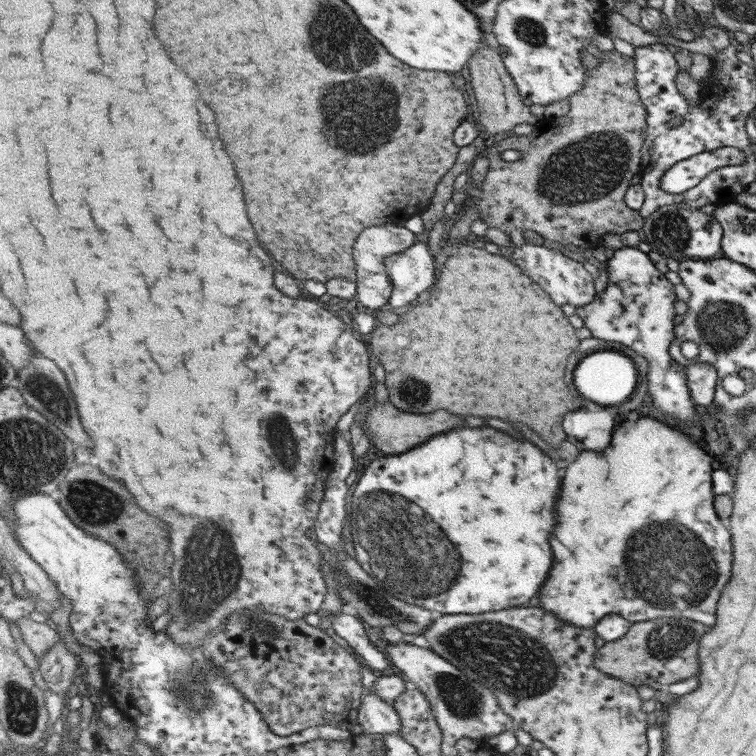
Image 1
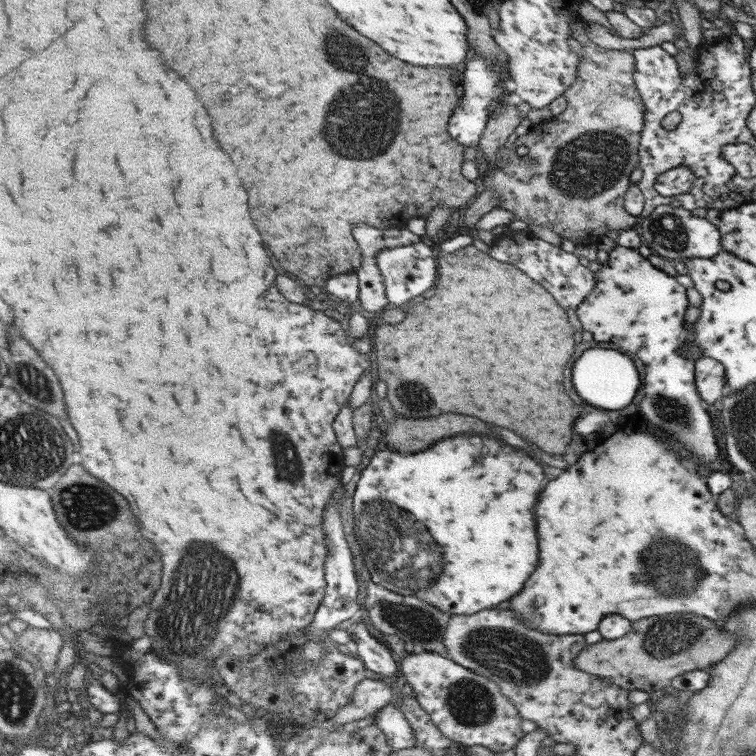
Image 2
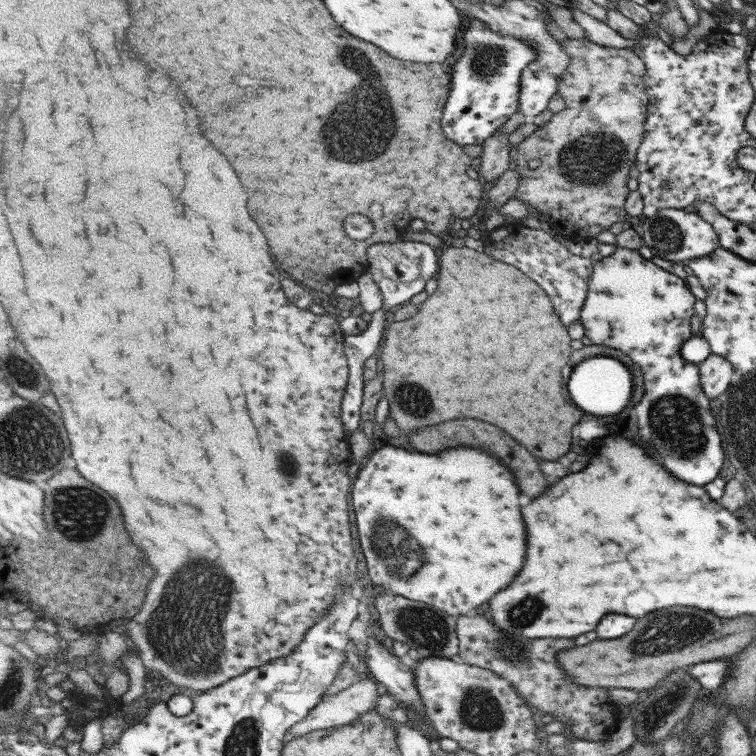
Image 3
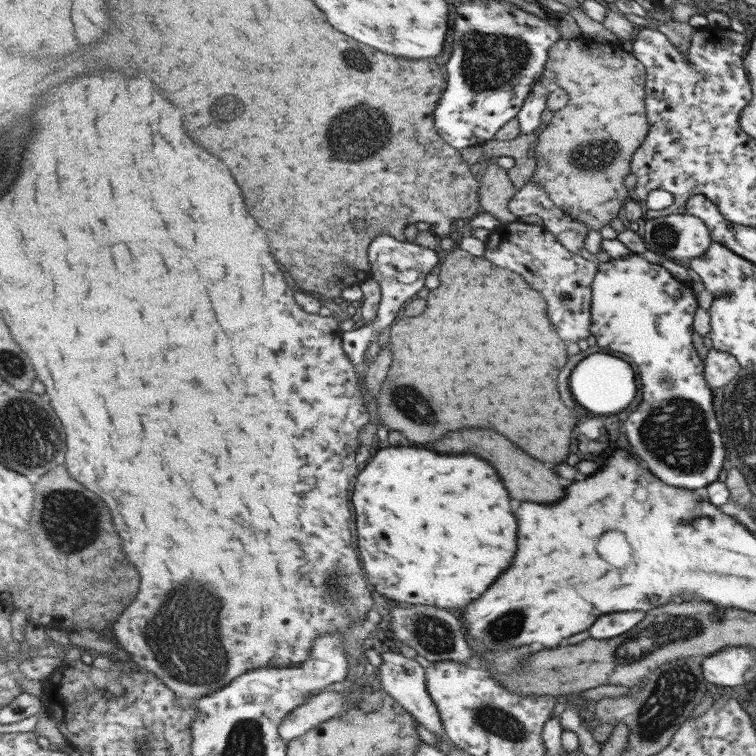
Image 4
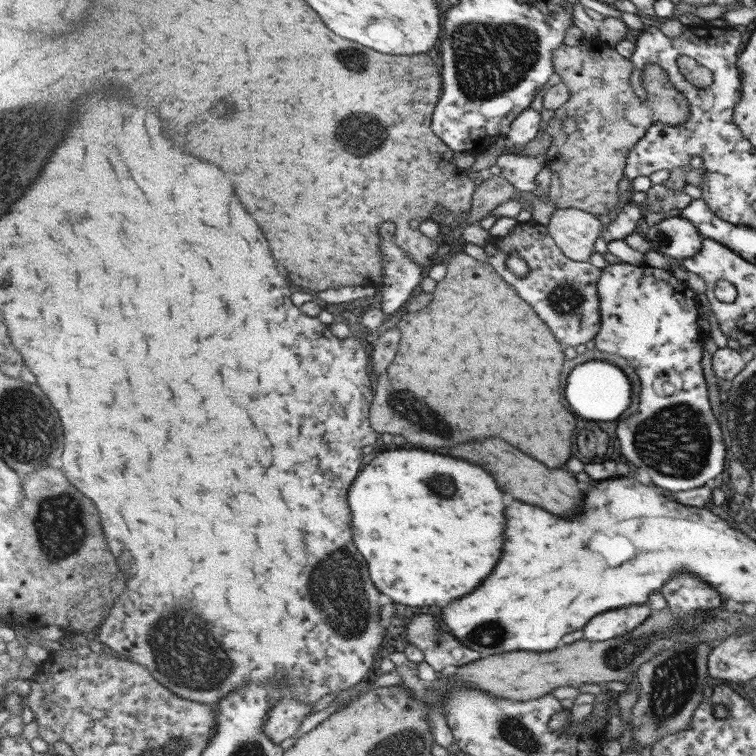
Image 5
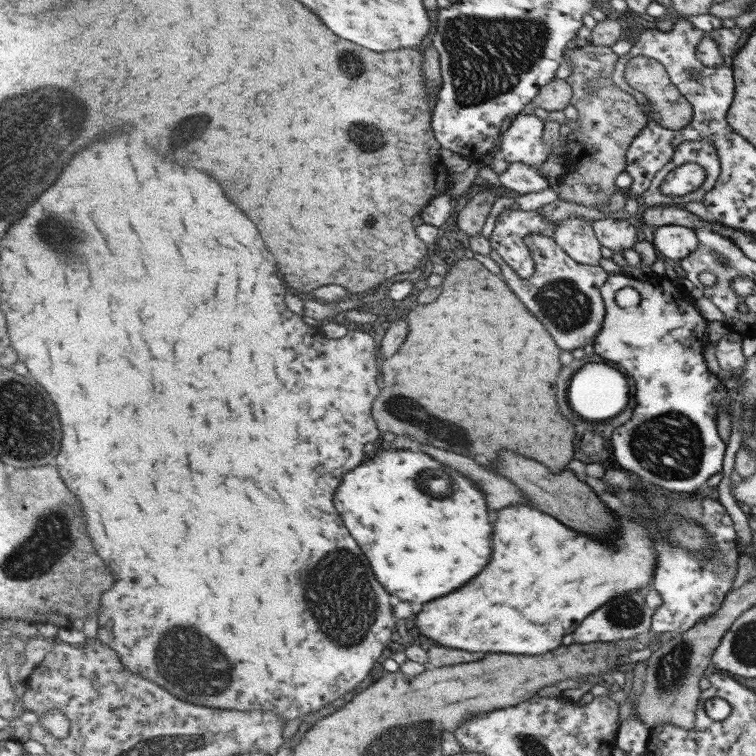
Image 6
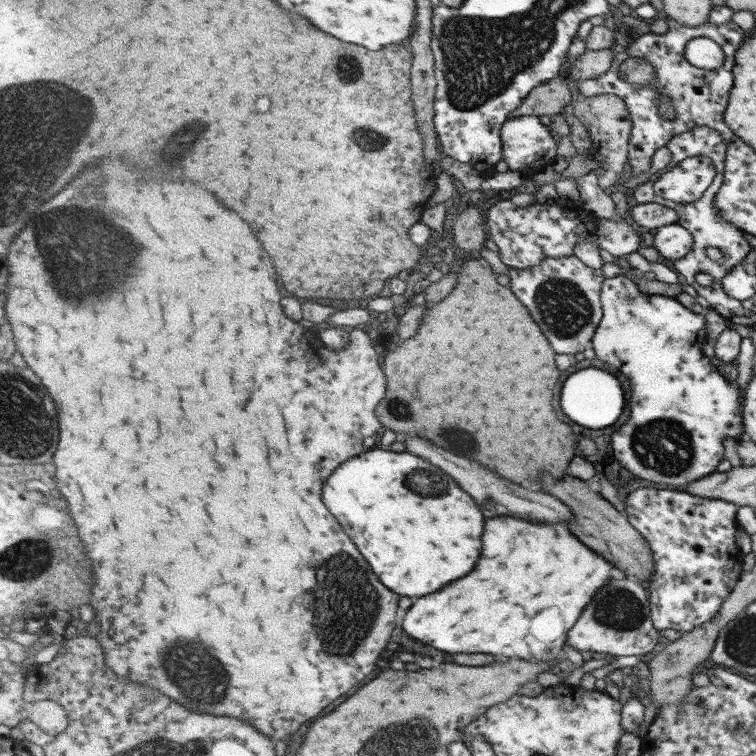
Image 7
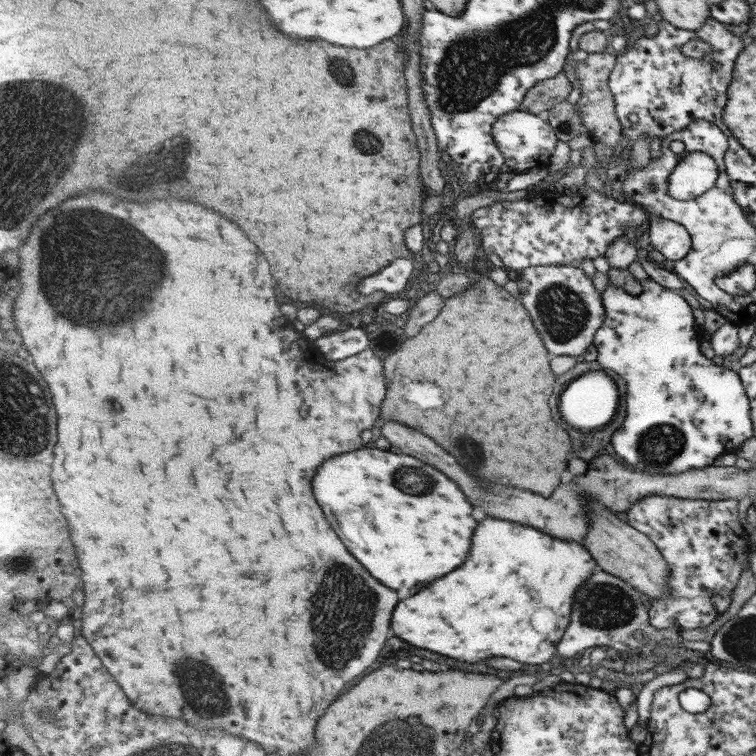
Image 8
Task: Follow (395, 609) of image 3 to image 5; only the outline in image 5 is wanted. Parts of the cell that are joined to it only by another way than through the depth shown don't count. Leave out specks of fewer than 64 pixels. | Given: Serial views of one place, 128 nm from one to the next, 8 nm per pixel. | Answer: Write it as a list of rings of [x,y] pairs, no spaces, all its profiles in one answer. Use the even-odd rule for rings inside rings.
[[[435,614],[412,616],[408,624],[404,625],[404,636],[407,642],[416,645],[424,653],[424,661],[433,667],[437,673],[465,666],[481,658],[481,654],[477,650],[471,650],[457,636],[453,636],[449,632],[449,628],[441,622],[441,618]]]

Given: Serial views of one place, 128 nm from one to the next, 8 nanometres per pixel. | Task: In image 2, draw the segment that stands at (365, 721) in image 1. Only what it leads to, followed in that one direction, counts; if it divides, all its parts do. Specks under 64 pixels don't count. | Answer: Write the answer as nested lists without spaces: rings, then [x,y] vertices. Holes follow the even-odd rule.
[[[389,704],[378,710],[374,714],[374,724],[388,736],[395,750],[416,746],[414,730],[410,722],[403,711],[395,705]]]

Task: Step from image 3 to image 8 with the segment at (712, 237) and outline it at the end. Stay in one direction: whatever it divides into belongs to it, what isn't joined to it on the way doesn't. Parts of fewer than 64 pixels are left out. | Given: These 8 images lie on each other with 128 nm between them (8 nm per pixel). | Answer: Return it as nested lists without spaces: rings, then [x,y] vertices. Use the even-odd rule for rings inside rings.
[[[653,215],[647,229],[653,248],[674,262],[689,255],[694,246],[691,233],[681,223],[674,220]]]

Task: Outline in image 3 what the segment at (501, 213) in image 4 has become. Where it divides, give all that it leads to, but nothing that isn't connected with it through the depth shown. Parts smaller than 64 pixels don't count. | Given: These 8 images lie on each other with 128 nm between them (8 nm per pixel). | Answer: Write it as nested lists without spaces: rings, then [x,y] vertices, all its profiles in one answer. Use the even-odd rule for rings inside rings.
[[[498,130],[483,144],[480,156],[480,178],[492,186],[501,174],[509,170],[509,134]]]

